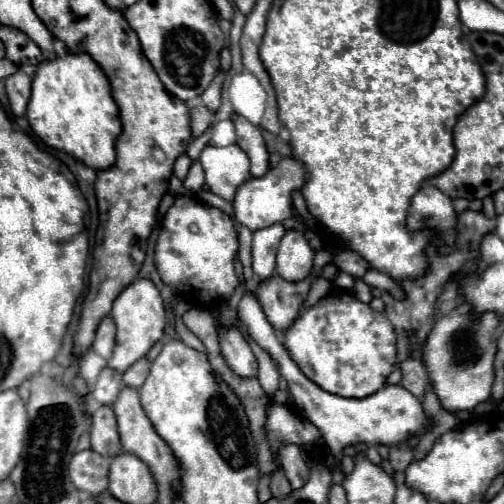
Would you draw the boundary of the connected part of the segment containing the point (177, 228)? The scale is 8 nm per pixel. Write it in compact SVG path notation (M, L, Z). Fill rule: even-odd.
M178 195L174 199L172 207L162 217L160 233L158 233L158 241L156 241L156 249L154 249L154 261L156 261L156 269L162 277L162 281L166 285L170 285L178 293L182 293L184 289L198 291L198 295L202 295L202 299L188 299L188 301L202 301L202 303L210 305L212 301L216 301L220 297L230 297L234 293L234 289L240 285L240 279L234 269L236 253L238 253L238 235L236 235L234 221L220 209L204 205L192 195Z

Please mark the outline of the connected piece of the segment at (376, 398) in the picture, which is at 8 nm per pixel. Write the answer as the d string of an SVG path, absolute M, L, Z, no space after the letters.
M254 293L242 295L242 299L238 303L238 319L246 327L250 337L266 353L270 353L280 375L288 381L288 389L294 397L294 403L298 405L302 415L320 429L322 437L326 439L326 445L332 449L336 459L342 459L342 449L350 443L374 443L374 445L394 447L394 445L400 445L400 441L406 441L408 437L412 437L416 433L420 433L420 435L426 433L428 421L422 411L422 403L402 385L384 385L382 389L378 389L376 393L372 393L368 397L362 397L362 399L350 397L348 399L348 397L328 393L328 391L320 389L314 381L310 381L300 371L300 367L290 359L286 347L282 345L276 329L268 323L268 319L262 311L262 305L258 303L258 297Z

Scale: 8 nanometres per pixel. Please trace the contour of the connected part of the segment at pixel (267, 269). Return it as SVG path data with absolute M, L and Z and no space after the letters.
M280 223L268 225L264 229L254 231L252 239L252 269L258 279L268 279L274 275L276 265L276 245L284 235L284 227Z

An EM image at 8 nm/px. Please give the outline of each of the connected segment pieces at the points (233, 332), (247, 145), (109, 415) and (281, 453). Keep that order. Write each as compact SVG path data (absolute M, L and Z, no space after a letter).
M220 325L220 347L228 361L228 365L240 375L240 377L256 377L258 375L258 363L256 357L246 343L242 331L236 325Z
M234 115L232 117L236 135L238 135L238 145L246 151L250 159L250 171L254 177L262 177L268 171L268 151L264 145L264 137L256 125L252 125L246 117Z
M102 405L94 411L90 439L92 439L92 449L100 455L116 457L122 453L118 427L116 427L116 415L110 405Z
M294 443L280 445L278 447L278 459L280 459L284 475L290 481L292 489L298 489L300 485L304 485L304 481L308 479L308 465L304 465L300 447Z

